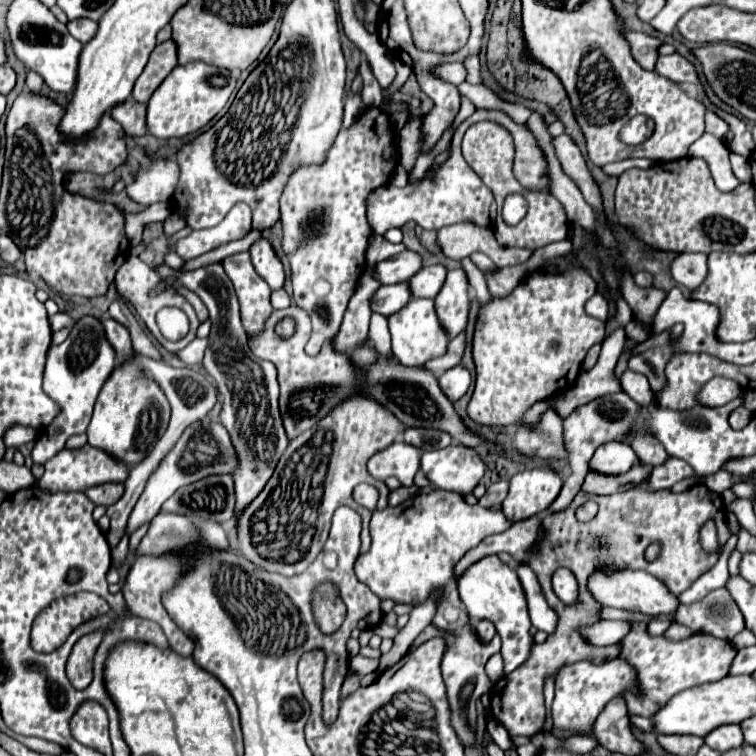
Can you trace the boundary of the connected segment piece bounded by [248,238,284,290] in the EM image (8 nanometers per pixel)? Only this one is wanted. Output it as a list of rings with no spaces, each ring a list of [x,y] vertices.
[[[258,238],[252,246],[250,246],[250,256],[252,256],[252,264],[256,268],[256,272],[268,282],[268,286],[272,290],[278,290],[284,286],[284,270],[280,260],[276,258],[270,242],[266,238]]]

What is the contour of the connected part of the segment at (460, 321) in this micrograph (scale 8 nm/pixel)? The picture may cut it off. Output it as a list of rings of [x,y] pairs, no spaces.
[[[462,268],[450,270],[446,276],[446,282],[436,302],[436,314],[442,326],[448,330],[450,338],[454,338],[458,332],[462,332],[468,324],[468,312],[470,312],[470,298],[468,298],[468,278]]]

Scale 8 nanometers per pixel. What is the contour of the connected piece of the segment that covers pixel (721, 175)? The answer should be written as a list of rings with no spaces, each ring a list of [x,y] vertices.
[[[706,132],[696,142],[692,142],[690,150],[688,150],[690,156],[704,158],[708,162],[712,178],[714,178],[718,190],[722,190],[722,192],[728,192],[740,184],[740,180],[734,176],[734,172],[730,168],[728,152],[730,152],[728,146],[720,138],[714,138],[712,134],[706,134]]]

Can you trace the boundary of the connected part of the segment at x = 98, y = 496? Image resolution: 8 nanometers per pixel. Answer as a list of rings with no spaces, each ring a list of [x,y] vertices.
[[[106,484],[106,486],[94,486],[92,490],[86,490],[86,496],[94,504],[110,506],[122,498],[122,490],[124,490],[124,484]]]

